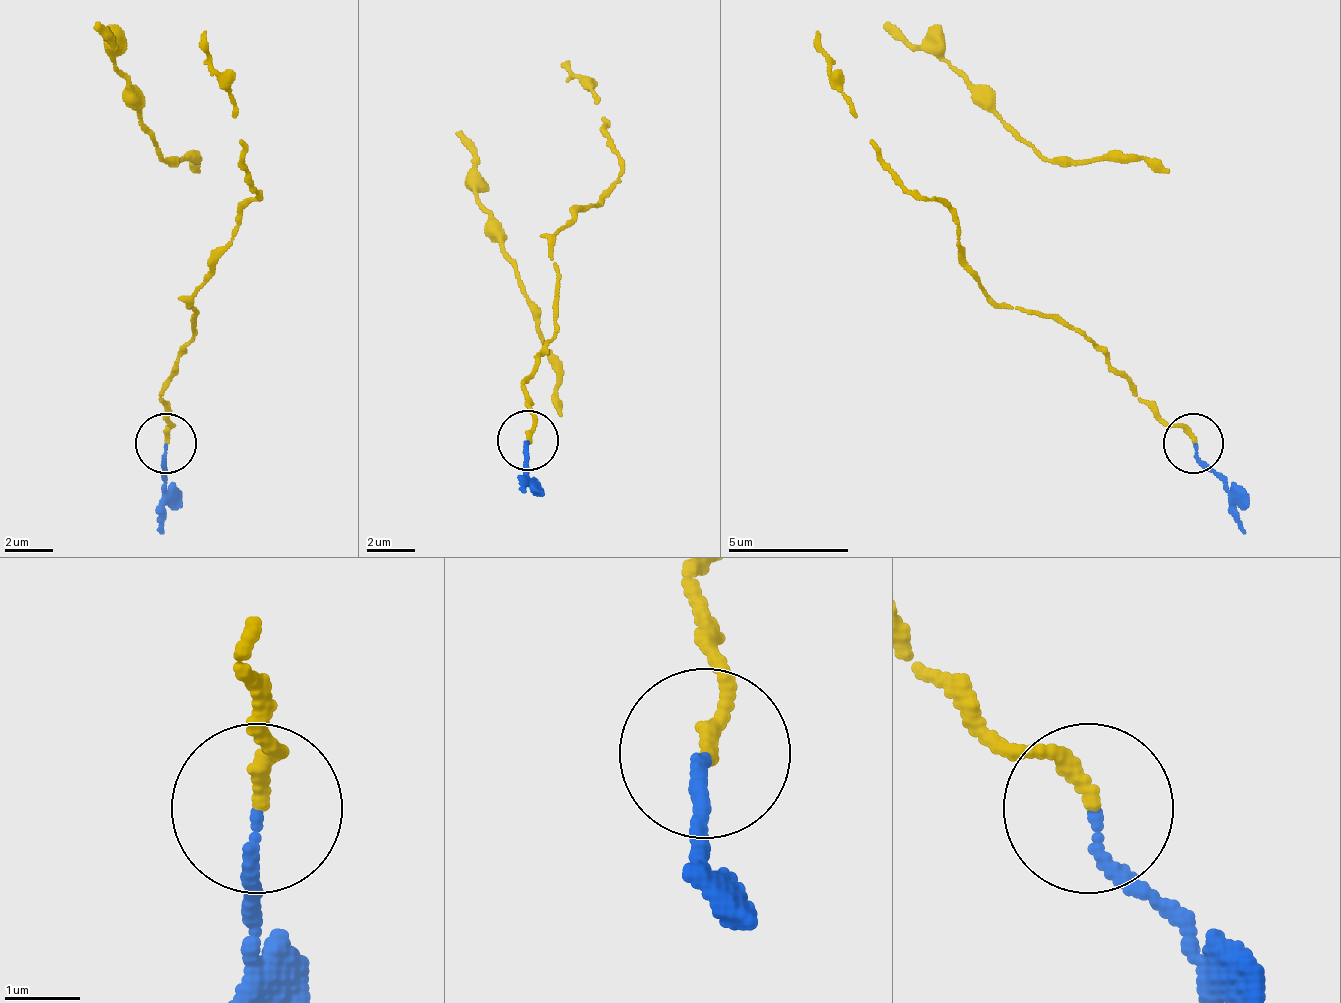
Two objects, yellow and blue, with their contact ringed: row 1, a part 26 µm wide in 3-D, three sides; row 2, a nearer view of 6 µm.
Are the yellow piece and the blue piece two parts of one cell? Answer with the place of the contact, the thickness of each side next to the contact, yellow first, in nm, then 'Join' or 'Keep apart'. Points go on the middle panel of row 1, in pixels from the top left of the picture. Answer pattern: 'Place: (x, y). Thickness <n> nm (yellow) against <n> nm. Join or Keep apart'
Place: (527, 440). Thickness 200 nm (yellow) against 120 nm. Keep apart

